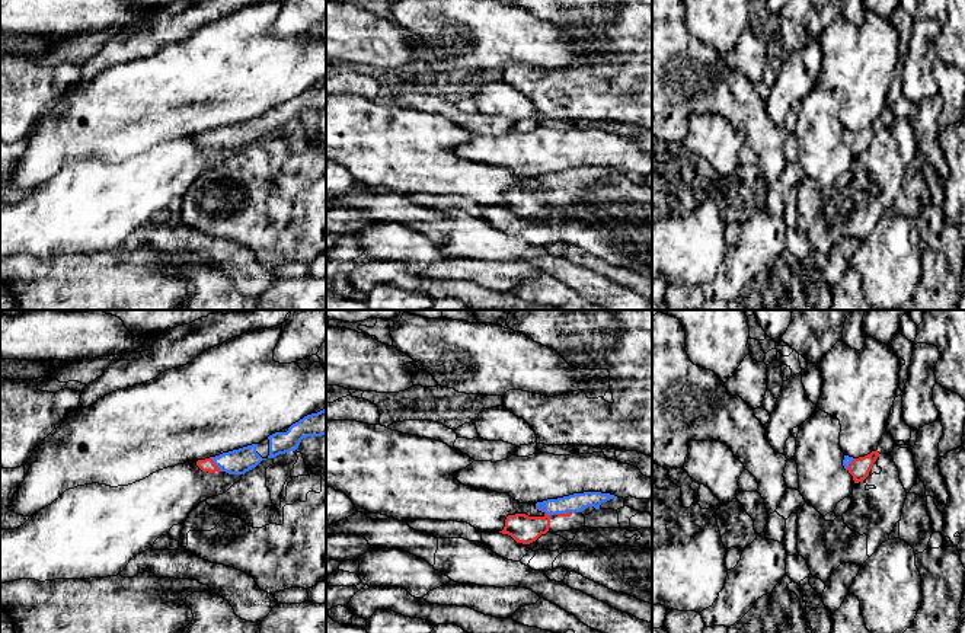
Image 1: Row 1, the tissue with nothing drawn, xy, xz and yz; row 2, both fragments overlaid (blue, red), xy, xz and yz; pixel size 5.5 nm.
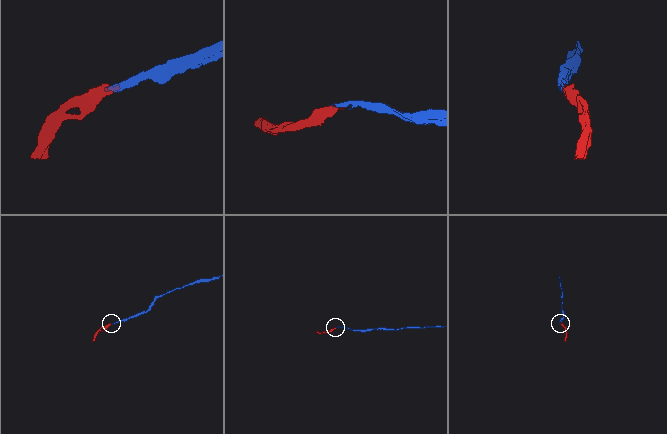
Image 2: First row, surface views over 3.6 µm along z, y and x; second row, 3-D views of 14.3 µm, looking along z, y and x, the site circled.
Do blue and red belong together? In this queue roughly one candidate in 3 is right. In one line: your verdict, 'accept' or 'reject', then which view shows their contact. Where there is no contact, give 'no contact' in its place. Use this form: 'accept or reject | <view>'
accept | xy

